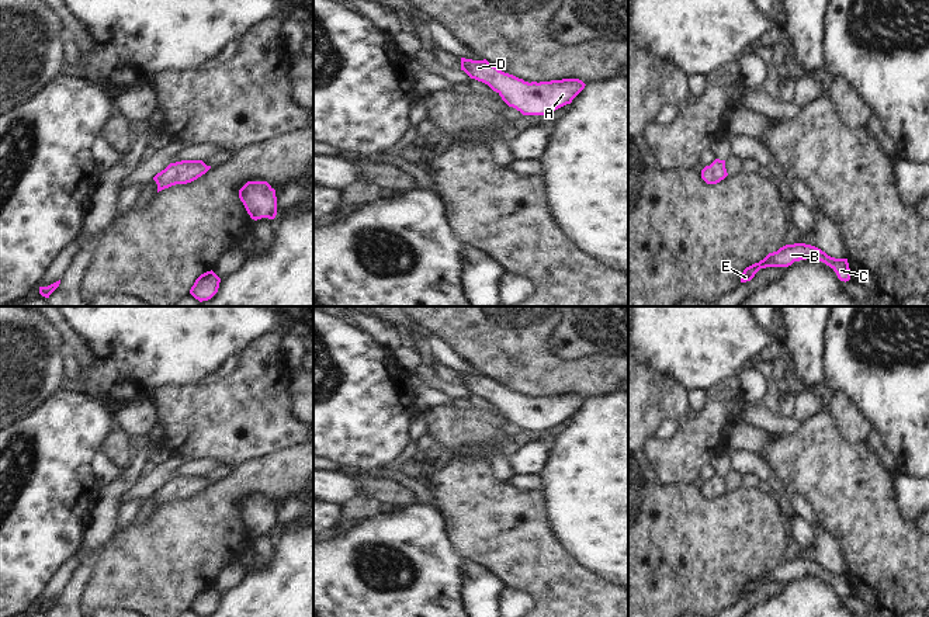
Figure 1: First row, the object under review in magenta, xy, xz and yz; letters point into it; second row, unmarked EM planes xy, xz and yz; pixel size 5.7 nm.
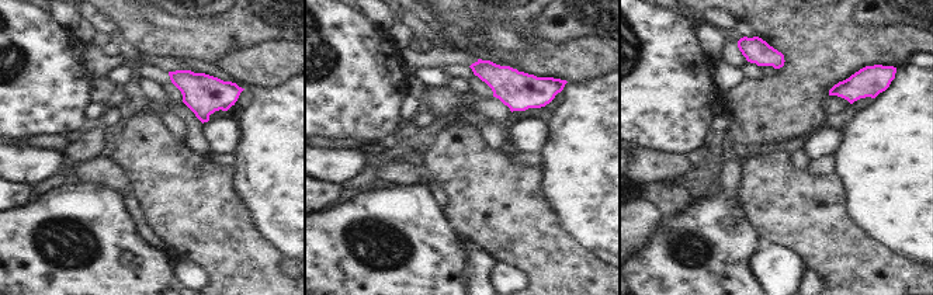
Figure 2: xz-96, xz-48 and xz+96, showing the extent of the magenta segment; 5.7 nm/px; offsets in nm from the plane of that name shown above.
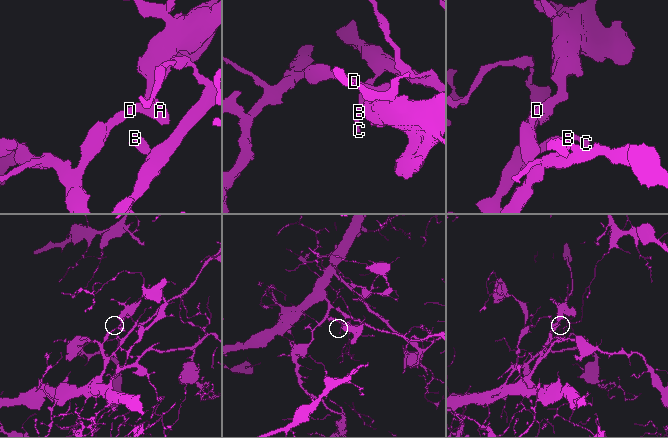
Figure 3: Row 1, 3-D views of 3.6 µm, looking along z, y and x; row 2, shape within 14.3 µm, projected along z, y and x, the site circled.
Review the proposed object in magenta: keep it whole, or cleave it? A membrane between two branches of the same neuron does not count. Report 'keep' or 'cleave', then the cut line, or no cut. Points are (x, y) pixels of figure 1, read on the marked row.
keep | no cut

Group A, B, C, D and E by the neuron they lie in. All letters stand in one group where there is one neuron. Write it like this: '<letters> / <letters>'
A B C D E

